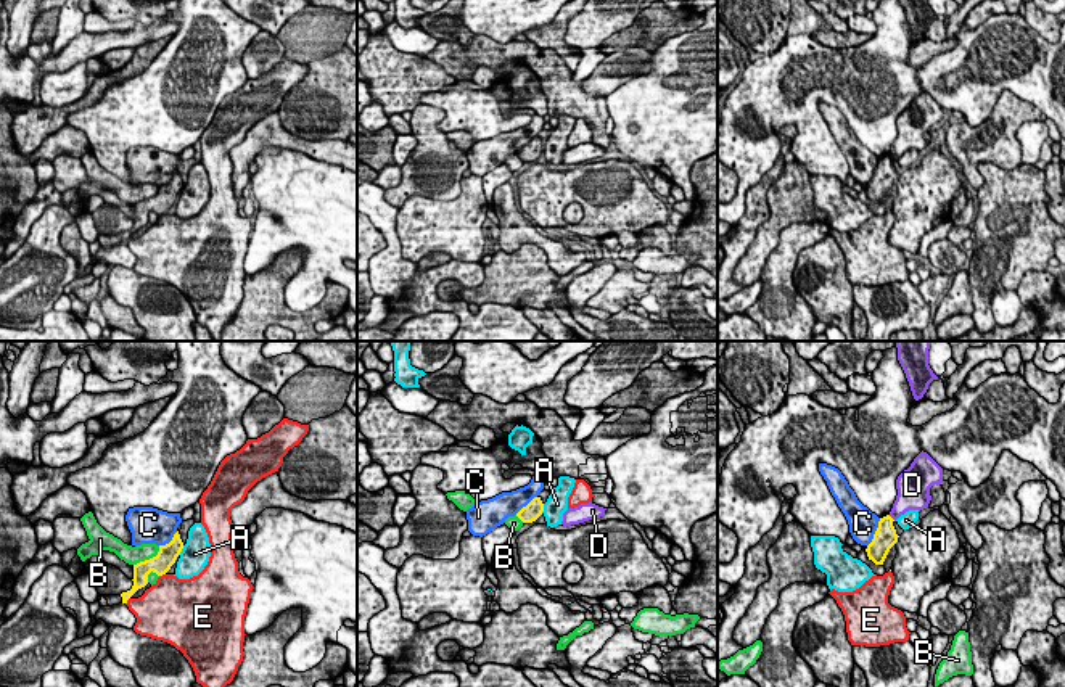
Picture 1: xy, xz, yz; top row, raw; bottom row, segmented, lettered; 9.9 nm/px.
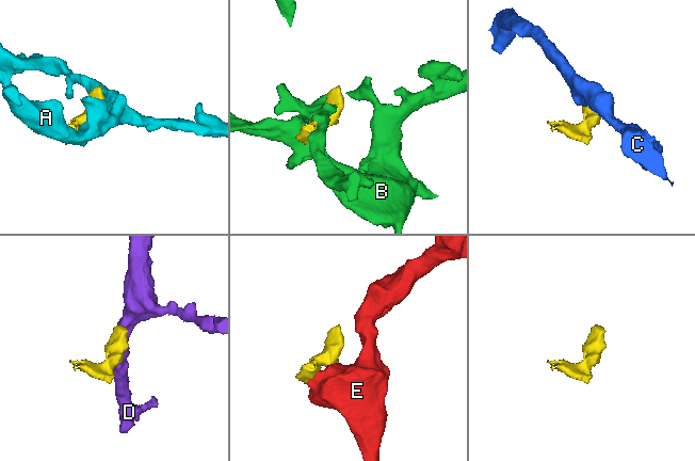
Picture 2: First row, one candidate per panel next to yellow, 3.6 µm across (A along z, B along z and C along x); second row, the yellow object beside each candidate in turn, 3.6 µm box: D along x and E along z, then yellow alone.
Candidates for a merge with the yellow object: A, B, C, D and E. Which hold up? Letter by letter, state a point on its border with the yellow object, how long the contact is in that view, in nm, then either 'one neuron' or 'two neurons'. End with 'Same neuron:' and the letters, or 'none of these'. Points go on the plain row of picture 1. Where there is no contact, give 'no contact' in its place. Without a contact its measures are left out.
A: meets yellow in xy at (180, 190); contact 110 nm long; two neurons
B: meets yellow in xy at (150, 198); contact 340 nm long; two neurons
C: meets yellow in yz at (875, 172); contact 320 nm long; two neurons
D: meets yellow in yz at (890, 156); contact 100 nm long; two neurons
E: meets yellow in xy at (161, 214); contact 70 nm long; two neurons
Same neuron: none of these

